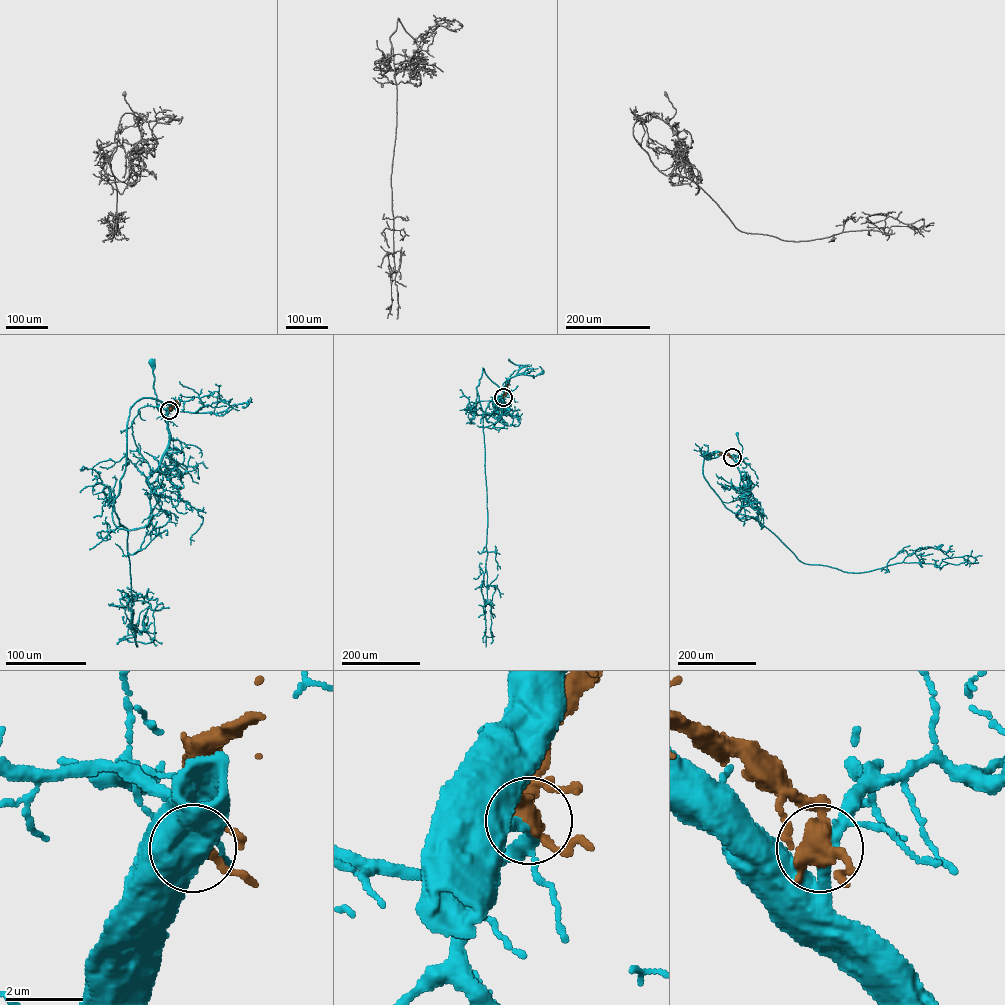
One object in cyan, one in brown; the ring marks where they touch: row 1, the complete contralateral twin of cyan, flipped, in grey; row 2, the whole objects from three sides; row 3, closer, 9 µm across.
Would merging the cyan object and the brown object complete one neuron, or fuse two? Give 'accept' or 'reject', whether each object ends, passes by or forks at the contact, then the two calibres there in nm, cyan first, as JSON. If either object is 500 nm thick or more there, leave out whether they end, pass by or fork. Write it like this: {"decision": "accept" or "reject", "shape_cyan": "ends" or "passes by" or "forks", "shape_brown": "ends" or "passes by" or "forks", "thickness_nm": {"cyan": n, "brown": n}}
{"decision": "reject", "shape_cyan": "forks", "shape_brown": "passes by", "thickness_nm": {"cyan": 240, "brown": 460}}

